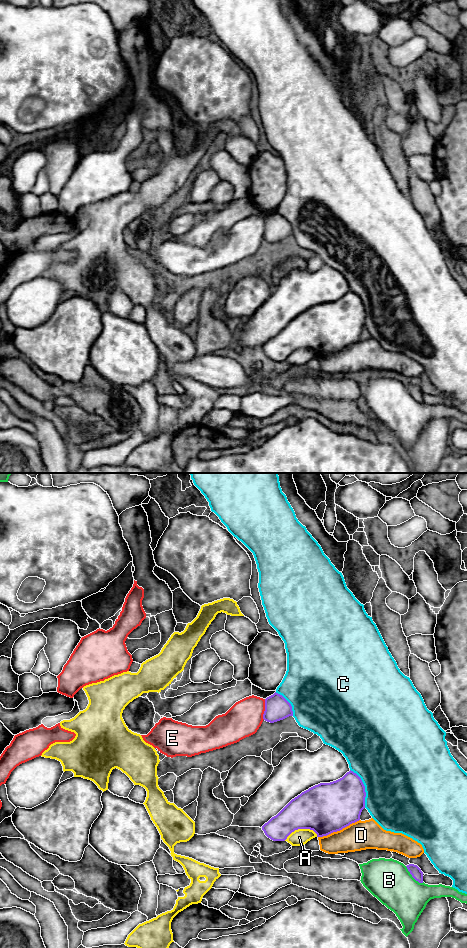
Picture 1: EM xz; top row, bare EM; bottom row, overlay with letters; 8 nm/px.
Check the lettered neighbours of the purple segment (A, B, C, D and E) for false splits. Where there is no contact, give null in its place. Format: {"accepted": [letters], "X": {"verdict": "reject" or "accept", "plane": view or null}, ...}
{"accepted": [], "A": {"verdict": "reject", "plane": "xz"}, "B": {"verdict": "reject", "plane": "xz"}, "C": {"verdict": "reject", "plane": "xz"}, "D": {"verdict": "reject", "plane": "xz"}, "E": {"verdict": "reject", "plane": "xz"}}

